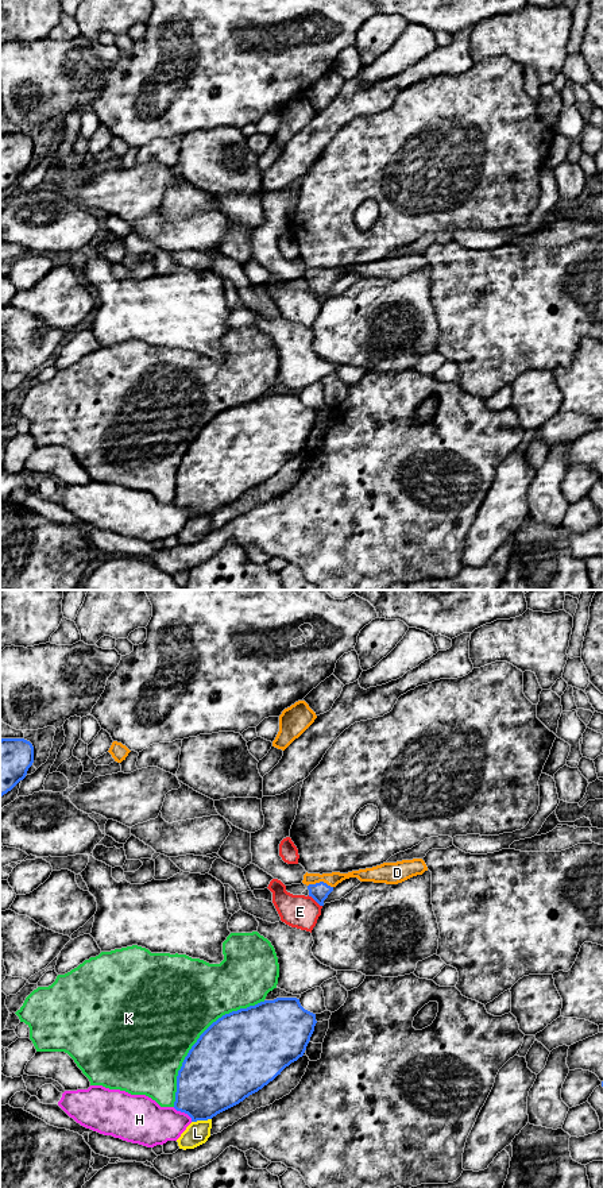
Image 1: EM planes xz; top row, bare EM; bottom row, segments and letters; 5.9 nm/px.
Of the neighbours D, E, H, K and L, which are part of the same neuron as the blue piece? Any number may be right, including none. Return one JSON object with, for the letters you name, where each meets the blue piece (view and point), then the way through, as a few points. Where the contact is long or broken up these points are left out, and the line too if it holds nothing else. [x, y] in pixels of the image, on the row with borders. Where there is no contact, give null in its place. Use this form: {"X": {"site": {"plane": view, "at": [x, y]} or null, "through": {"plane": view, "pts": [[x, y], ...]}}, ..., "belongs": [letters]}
{"D": {"site": {"plane": "xz", "at": [320, 882]}, "through": {"plane": "xz", "pts": [[319, 891], [320, 882], [332, 879]]}}, "belongs": ["D"]}

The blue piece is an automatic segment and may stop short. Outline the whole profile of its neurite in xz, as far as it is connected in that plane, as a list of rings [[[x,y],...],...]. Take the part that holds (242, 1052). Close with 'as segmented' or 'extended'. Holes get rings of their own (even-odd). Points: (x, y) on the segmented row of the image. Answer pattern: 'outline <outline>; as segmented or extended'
outline [[[277,998],[274,1000],[264,1000],[255,1006],[250,1006],[247,1008],[240,1008],[237,1011],[232,1011],[229,1014],[223,1015],[216,1022],[213,1022],[197,1040],[197,1042],[192,1046],[188,1056],[185,1057],[181,1069],[178,1071],[177,1076],[177,1092],[175,1092],[175,1102],[174,1108],[177,1111],[185,1112],[192,1118],[192,1122],[197,1120],[208,1120],[216,1116],[217,1114],[239,1104],[250,1095],[258,1092],[264,1085],[267,1085],[270,1081],[272,1081],[281,1072],[289,1066],[291,1062],[297,1061],[299,1057],[304,1056],[306,1046],[310,1041],[310,1037],[314,1031],[316,1026],[316,1014],[305,1010],[299,999],[297,998]]]; as segmented

